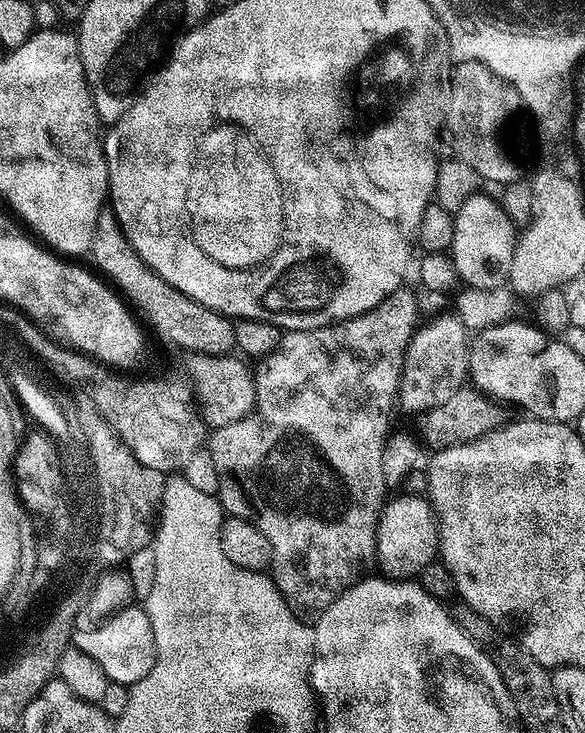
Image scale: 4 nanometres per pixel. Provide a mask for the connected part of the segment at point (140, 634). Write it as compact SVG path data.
M124 608L113 614L109 620L96 624L93 628L83 626L76 634L82 645L82 651L90 654L98 666L108 676L113 685L137 684L141 676L147 674L156 661L156 647L154 646L154 630L148 627L147 611L136 608Z

